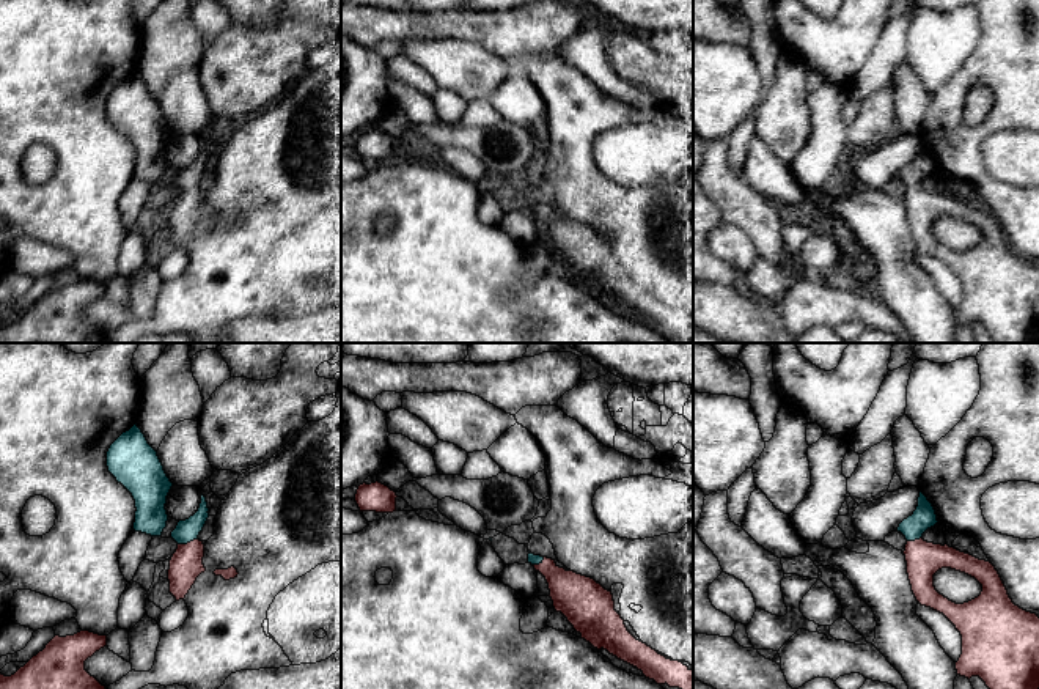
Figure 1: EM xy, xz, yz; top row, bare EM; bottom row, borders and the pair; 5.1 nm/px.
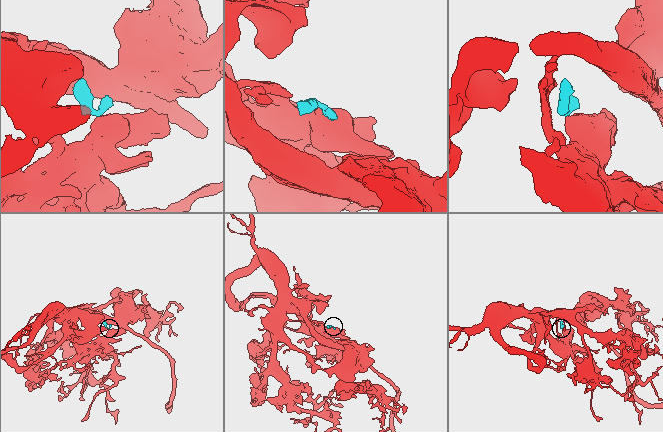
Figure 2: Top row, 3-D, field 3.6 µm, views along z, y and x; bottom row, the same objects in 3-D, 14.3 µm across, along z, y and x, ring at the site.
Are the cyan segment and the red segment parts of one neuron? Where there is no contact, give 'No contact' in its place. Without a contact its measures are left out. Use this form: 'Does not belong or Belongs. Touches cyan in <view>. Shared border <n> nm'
Belongs. Touches cyan in xy. Shared border 100 nm

